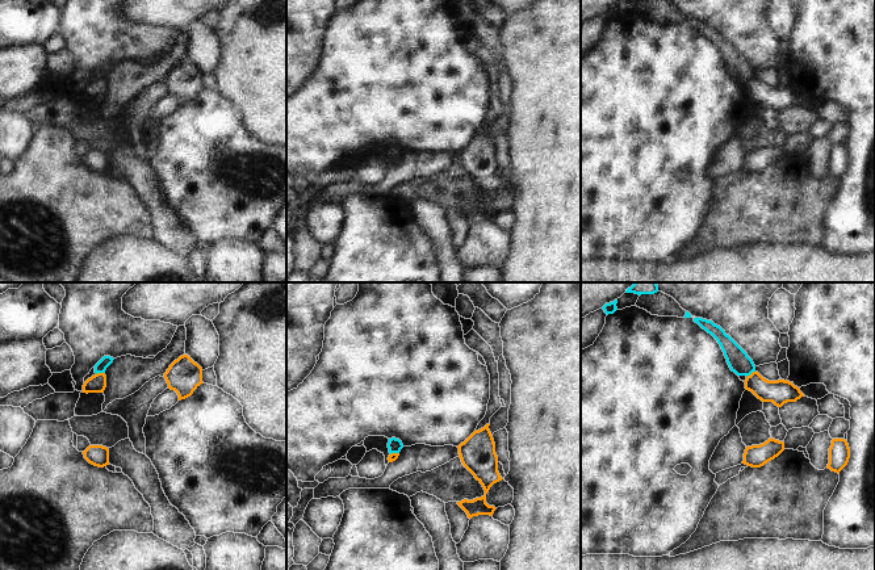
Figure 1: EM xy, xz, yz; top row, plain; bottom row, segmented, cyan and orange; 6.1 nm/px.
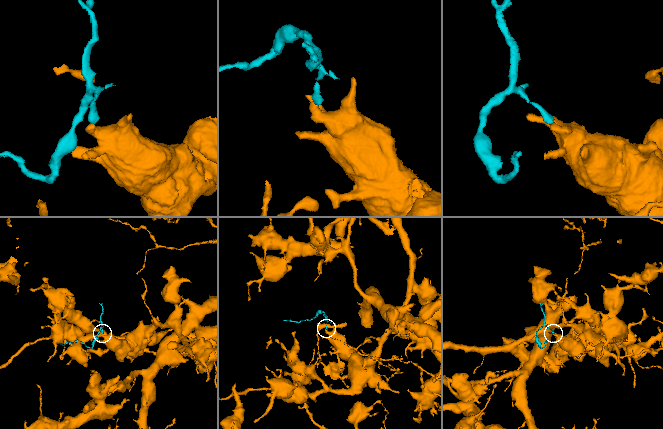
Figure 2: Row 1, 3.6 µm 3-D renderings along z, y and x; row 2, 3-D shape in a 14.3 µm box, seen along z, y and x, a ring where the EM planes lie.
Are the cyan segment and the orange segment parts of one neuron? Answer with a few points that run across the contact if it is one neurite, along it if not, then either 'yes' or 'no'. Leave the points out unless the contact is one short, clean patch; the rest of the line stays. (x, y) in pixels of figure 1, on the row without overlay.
xy (104, 78), (96, 80) | no

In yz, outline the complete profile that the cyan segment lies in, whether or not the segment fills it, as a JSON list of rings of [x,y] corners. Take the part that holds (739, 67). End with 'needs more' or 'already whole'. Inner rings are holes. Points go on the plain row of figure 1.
[[[694,24],[694,28],[717,46],[732,77],[746,83],[755,77],[753,66],[720,32],[703,24]]] | already whole

